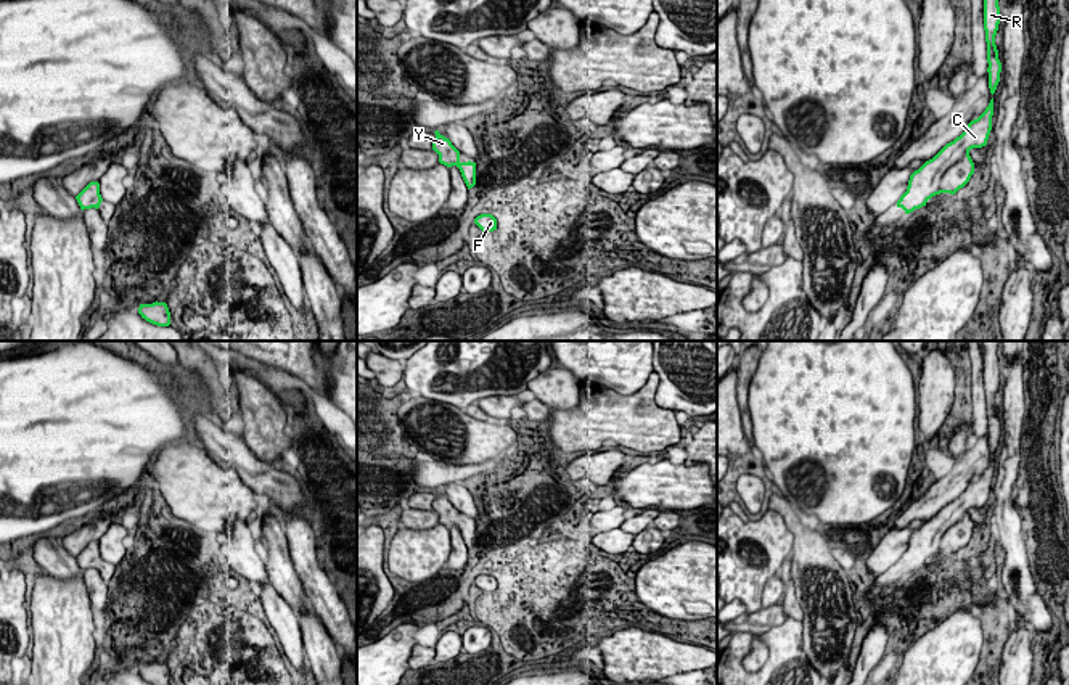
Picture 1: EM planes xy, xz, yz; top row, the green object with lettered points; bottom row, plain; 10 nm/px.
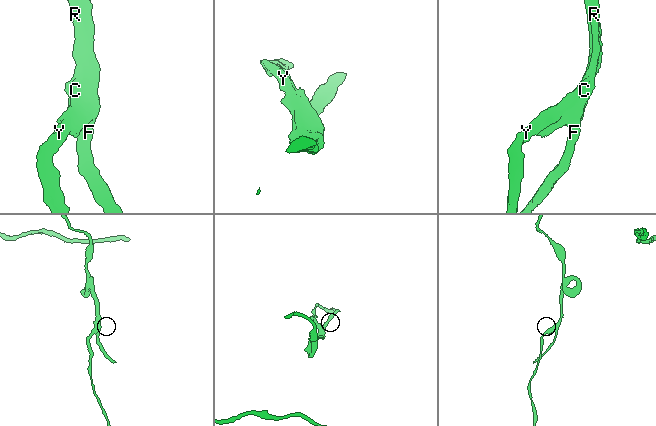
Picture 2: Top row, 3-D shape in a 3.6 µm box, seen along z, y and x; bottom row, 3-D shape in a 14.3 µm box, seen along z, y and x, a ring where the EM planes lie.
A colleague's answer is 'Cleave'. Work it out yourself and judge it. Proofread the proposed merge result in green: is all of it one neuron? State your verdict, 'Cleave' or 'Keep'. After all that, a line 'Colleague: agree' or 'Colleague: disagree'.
Keep
Colleague: disagree

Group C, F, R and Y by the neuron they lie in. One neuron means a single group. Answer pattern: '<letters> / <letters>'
C F R Y

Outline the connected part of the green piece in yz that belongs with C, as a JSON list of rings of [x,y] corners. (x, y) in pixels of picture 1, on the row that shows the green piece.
[[[993,98],[985,111],[968,124],[965,132],[947,143],[932,159],[926,161],[910,175],[907,191],[897,201],[905,214],[926,206],[940,193],[955,195],[974,174],[974,162],[969,156],[973,148],[987,145],[992,130]]]

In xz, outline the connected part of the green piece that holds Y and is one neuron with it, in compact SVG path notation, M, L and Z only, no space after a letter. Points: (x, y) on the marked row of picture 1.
M439 130L434 133L436 140L432 142L432 150L439 154L439 162L447 167L457 166L468 190L473 188L476 185L476 162L461 162L460 151L452 145L452 142L440 135Z

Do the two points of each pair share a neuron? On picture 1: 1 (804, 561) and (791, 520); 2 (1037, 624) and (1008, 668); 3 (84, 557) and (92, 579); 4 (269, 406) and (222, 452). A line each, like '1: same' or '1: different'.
1: same
2: different
3: different
4: different

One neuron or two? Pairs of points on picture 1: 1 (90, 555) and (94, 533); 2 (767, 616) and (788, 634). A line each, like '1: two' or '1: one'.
1: two
2: two

